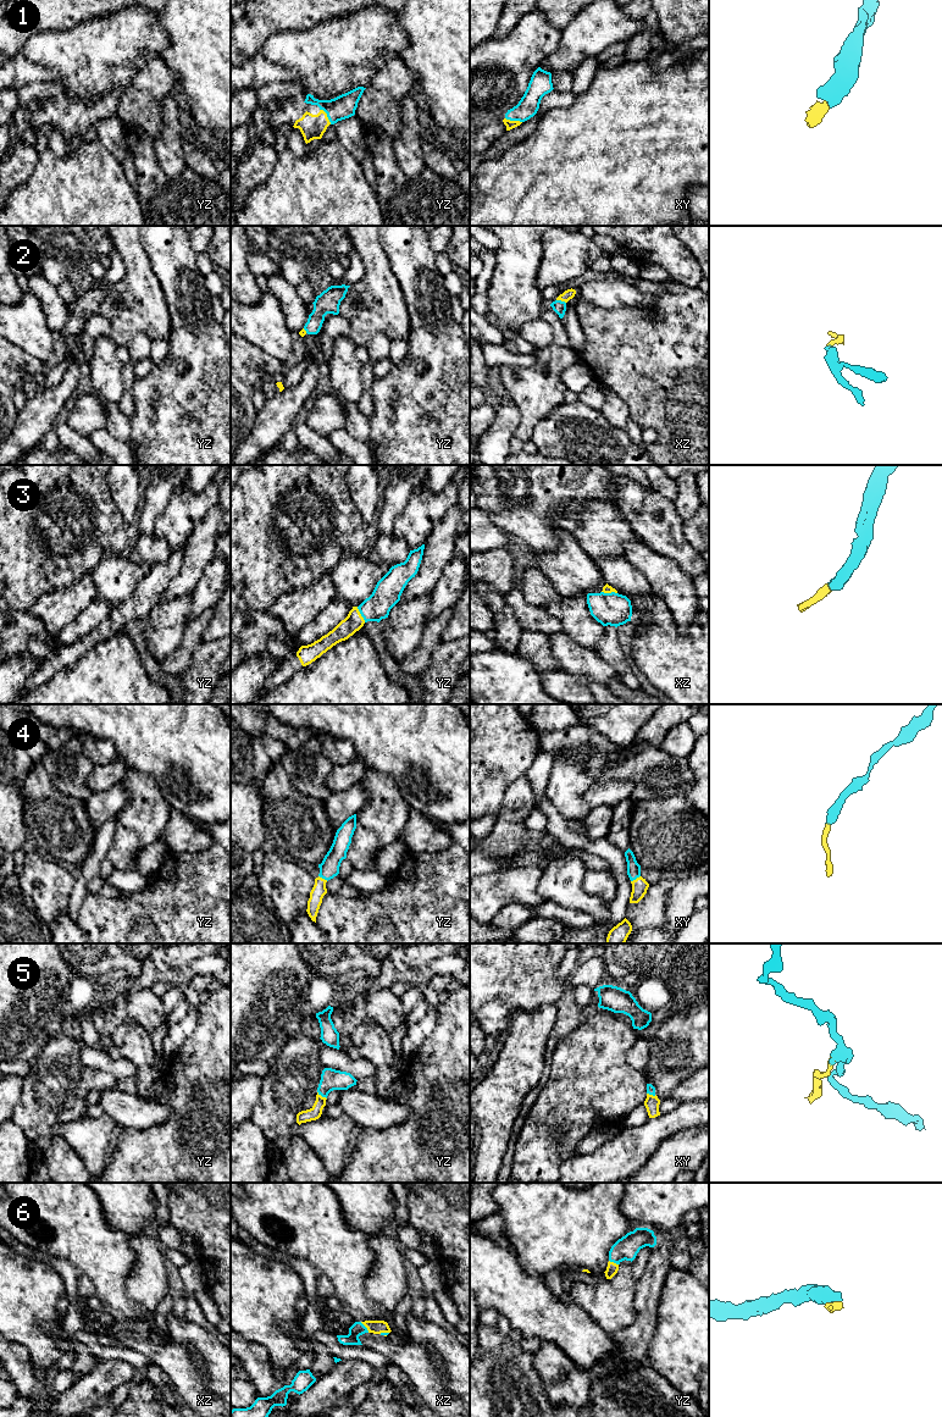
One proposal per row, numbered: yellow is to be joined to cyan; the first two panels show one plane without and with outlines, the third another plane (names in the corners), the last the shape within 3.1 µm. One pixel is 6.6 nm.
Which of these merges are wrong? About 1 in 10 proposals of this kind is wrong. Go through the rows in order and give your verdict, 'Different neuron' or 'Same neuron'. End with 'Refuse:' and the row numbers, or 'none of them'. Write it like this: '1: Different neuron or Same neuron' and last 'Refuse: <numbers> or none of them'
1: Same neuron
2: Same neuron
3: Same neuron
4: Same neuron
5: Same neuron
6: Same neuron
Refuse: none of them

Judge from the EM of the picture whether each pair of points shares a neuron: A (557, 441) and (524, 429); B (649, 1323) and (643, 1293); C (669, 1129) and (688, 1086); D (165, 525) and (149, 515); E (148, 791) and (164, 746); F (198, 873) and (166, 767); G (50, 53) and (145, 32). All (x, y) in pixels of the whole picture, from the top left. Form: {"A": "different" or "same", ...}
{"A": "different", "B": "same", "C": "different", "D": "different", "E": "different", "F": "different", "G": "same"}

